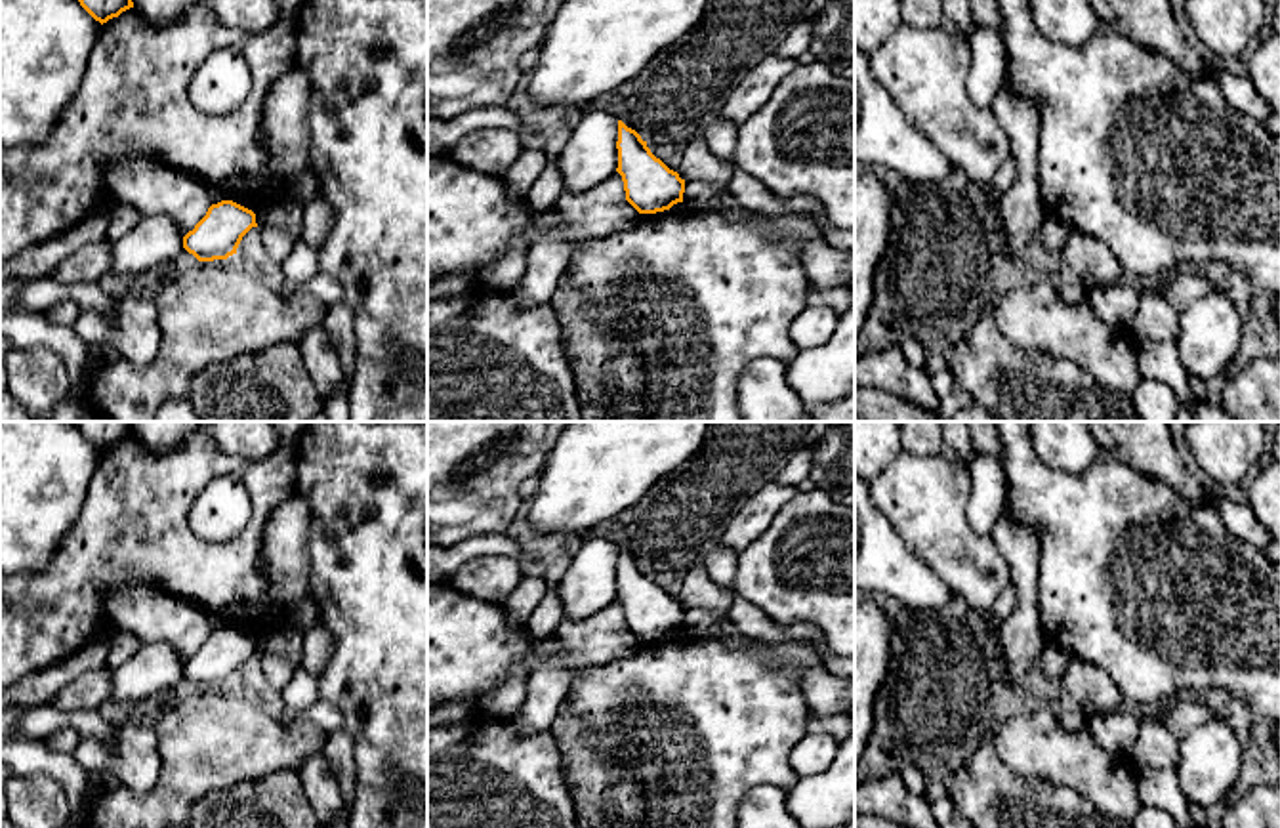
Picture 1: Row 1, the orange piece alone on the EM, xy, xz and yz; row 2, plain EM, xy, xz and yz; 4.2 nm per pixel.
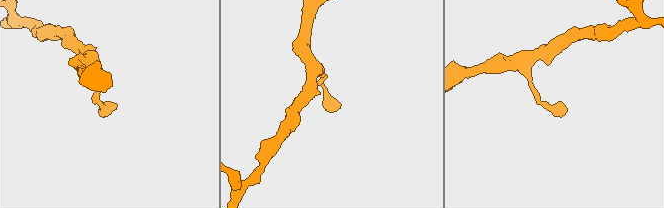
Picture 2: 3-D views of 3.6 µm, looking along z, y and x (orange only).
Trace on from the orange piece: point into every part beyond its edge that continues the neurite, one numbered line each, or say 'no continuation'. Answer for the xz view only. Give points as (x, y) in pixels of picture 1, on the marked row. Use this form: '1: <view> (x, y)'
no continuation

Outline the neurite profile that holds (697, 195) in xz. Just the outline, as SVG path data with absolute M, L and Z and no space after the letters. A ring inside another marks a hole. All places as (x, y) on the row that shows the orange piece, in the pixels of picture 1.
M685 181L683 202L692 210L708 210L731 219L746 219L746 212L727 187L713 187L702 181Z

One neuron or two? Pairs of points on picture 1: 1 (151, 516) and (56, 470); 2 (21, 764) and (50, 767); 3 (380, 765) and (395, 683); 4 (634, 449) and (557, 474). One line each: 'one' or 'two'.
1: two
2: one
3: one
4: one

